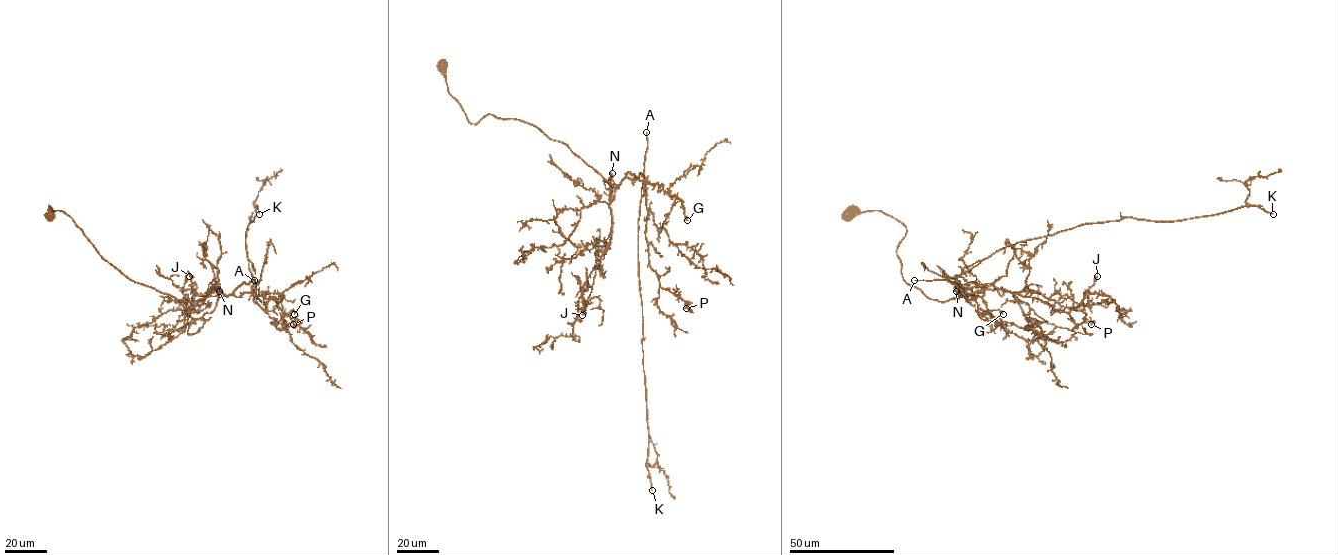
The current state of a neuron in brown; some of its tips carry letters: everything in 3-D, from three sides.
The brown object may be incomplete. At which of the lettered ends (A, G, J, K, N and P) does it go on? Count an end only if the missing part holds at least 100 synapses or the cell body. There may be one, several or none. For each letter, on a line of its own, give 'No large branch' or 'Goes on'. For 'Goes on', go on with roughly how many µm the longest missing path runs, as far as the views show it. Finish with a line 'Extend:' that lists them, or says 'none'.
A: Goes on. Missing length about 160 µm
G: No large branch
J: No large branch
K: No large branch
N: No large branch
P: No large branch
Extend: A

